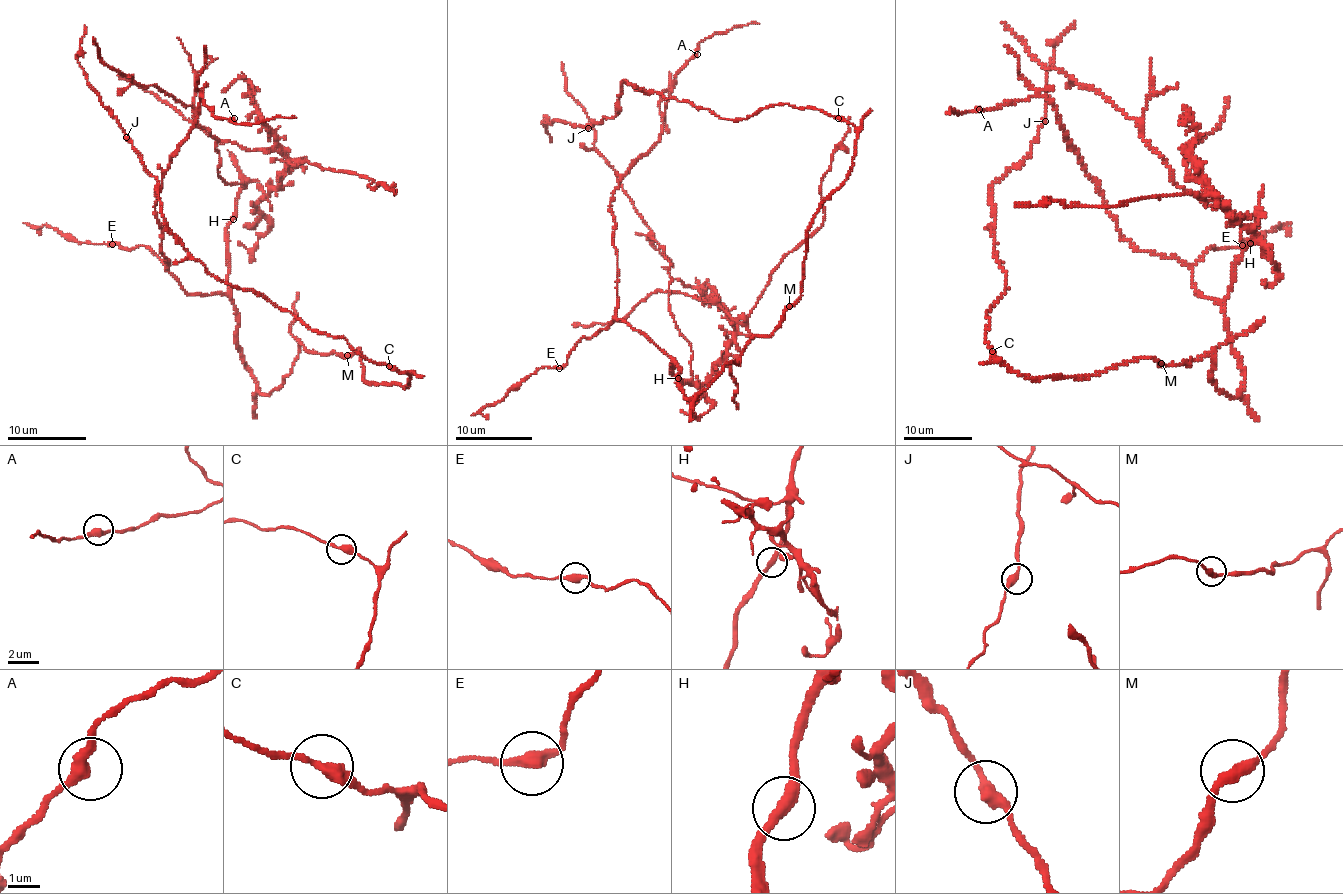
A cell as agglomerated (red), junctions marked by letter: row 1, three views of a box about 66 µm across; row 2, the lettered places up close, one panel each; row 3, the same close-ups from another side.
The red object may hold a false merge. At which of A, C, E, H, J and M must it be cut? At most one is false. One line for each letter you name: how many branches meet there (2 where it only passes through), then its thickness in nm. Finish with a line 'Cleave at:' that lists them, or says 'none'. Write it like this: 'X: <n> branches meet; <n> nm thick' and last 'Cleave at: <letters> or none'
Cleave at: none

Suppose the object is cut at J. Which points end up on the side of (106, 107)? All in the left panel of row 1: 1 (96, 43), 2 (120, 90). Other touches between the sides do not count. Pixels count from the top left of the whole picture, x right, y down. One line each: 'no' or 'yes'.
1: no
2: no

